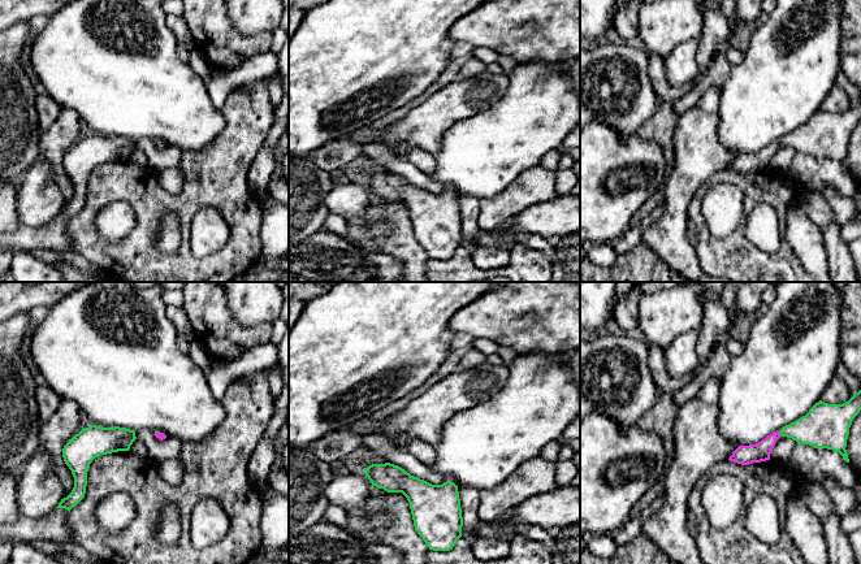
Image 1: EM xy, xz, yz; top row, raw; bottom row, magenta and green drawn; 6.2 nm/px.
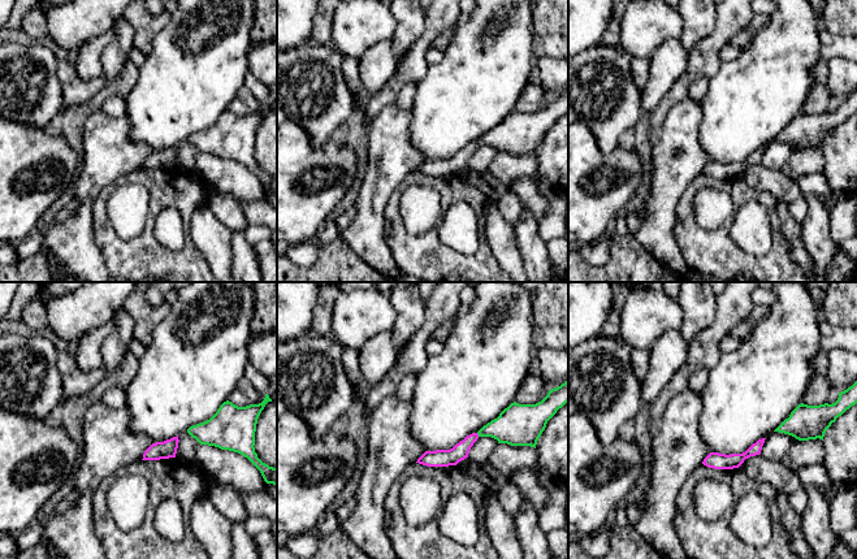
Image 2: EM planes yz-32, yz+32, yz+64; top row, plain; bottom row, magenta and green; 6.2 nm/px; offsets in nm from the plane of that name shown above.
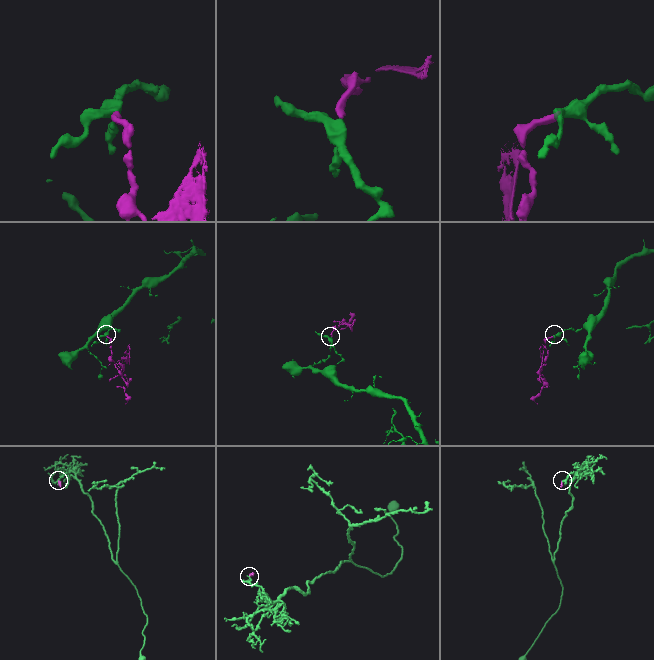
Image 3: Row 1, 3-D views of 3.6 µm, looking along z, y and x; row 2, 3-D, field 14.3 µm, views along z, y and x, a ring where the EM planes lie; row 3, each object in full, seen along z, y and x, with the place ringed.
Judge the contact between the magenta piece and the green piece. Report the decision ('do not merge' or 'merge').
merge

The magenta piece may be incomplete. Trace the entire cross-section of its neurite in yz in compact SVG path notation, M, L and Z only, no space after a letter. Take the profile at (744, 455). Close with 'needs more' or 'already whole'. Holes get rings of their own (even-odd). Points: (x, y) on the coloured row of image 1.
M861 390L843 404L815 403L801 418L783 426L761 442L739 446L730 461L748 465L770 460L770 454L780 437L792 438L797 444L809 444L814 448L827 448L839 452L849 463L847 439L853 418L861 411Z | needs more

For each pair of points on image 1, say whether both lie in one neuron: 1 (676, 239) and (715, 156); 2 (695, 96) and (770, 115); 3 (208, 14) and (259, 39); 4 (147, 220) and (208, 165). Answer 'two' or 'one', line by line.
1: one
2: two
3: one
4: one

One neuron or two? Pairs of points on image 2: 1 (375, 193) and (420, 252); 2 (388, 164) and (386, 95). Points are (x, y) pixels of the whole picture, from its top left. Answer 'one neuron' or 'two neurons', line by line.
1: two neurons
2: two neurons

